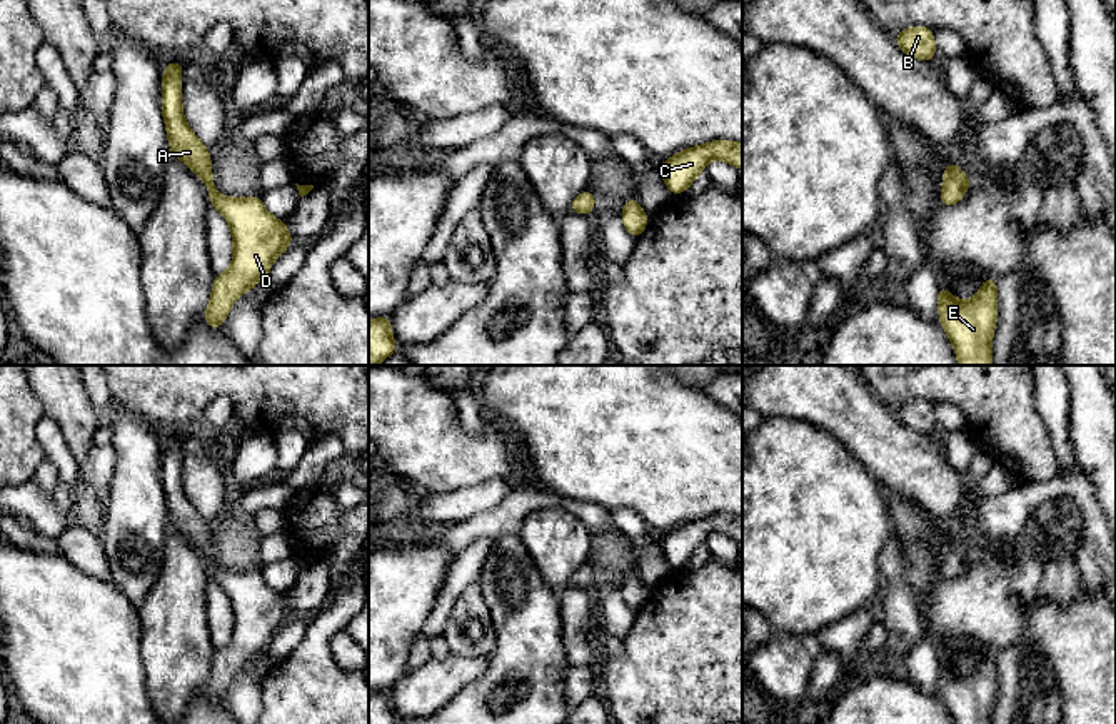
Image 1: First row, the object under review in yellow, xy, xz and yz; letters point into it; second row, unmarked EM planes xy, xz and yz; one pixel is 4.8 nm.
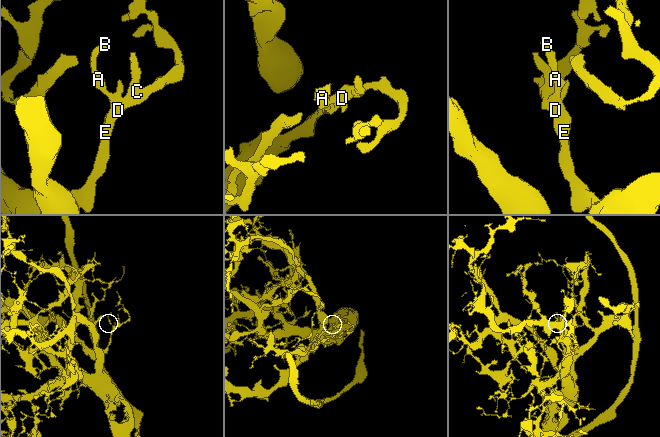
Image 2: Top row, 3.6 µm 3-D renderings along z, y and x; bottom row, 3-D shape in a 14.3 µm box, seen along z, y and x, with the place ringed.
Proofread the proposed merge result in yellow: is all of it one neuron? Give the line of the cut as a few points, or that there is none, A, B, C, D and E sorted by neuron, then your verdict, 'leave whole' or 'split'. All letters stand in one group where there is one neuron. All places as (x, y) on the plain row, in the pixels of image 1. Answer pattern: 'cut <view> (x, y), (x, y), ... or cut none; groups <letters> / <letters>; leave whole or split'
cut none; groups A B C D E; leave whole

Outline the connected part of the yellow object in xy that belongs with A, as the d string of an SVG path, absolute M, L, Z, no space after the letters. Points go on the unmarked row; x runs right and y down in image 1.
M168 434L162 454L162 489L170 527L185 535L205 557L210 579L229 596L234 612L234 632L227 646L214 651L214 661L204 694L220 704L237 671L265 652L272 637L294 617L285 596L267 586L260 569L230 572L214 561L212 534L207 520L190 504L182 485L183 437Z

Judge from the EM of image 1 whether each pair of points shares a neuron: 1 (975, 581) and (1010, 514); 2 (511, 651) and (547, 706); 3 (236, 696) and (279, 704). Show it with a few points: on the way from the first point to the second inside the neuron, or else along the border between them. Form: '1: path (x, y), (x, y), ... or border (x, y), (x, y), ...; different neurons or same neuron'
1: border (1030, 539), (1008, 548), (988, 548); different neurons
2: path (524, 664), (536, 684), (536, 693); same neuron
3: border (259, 681), (264, 706); different neurons

